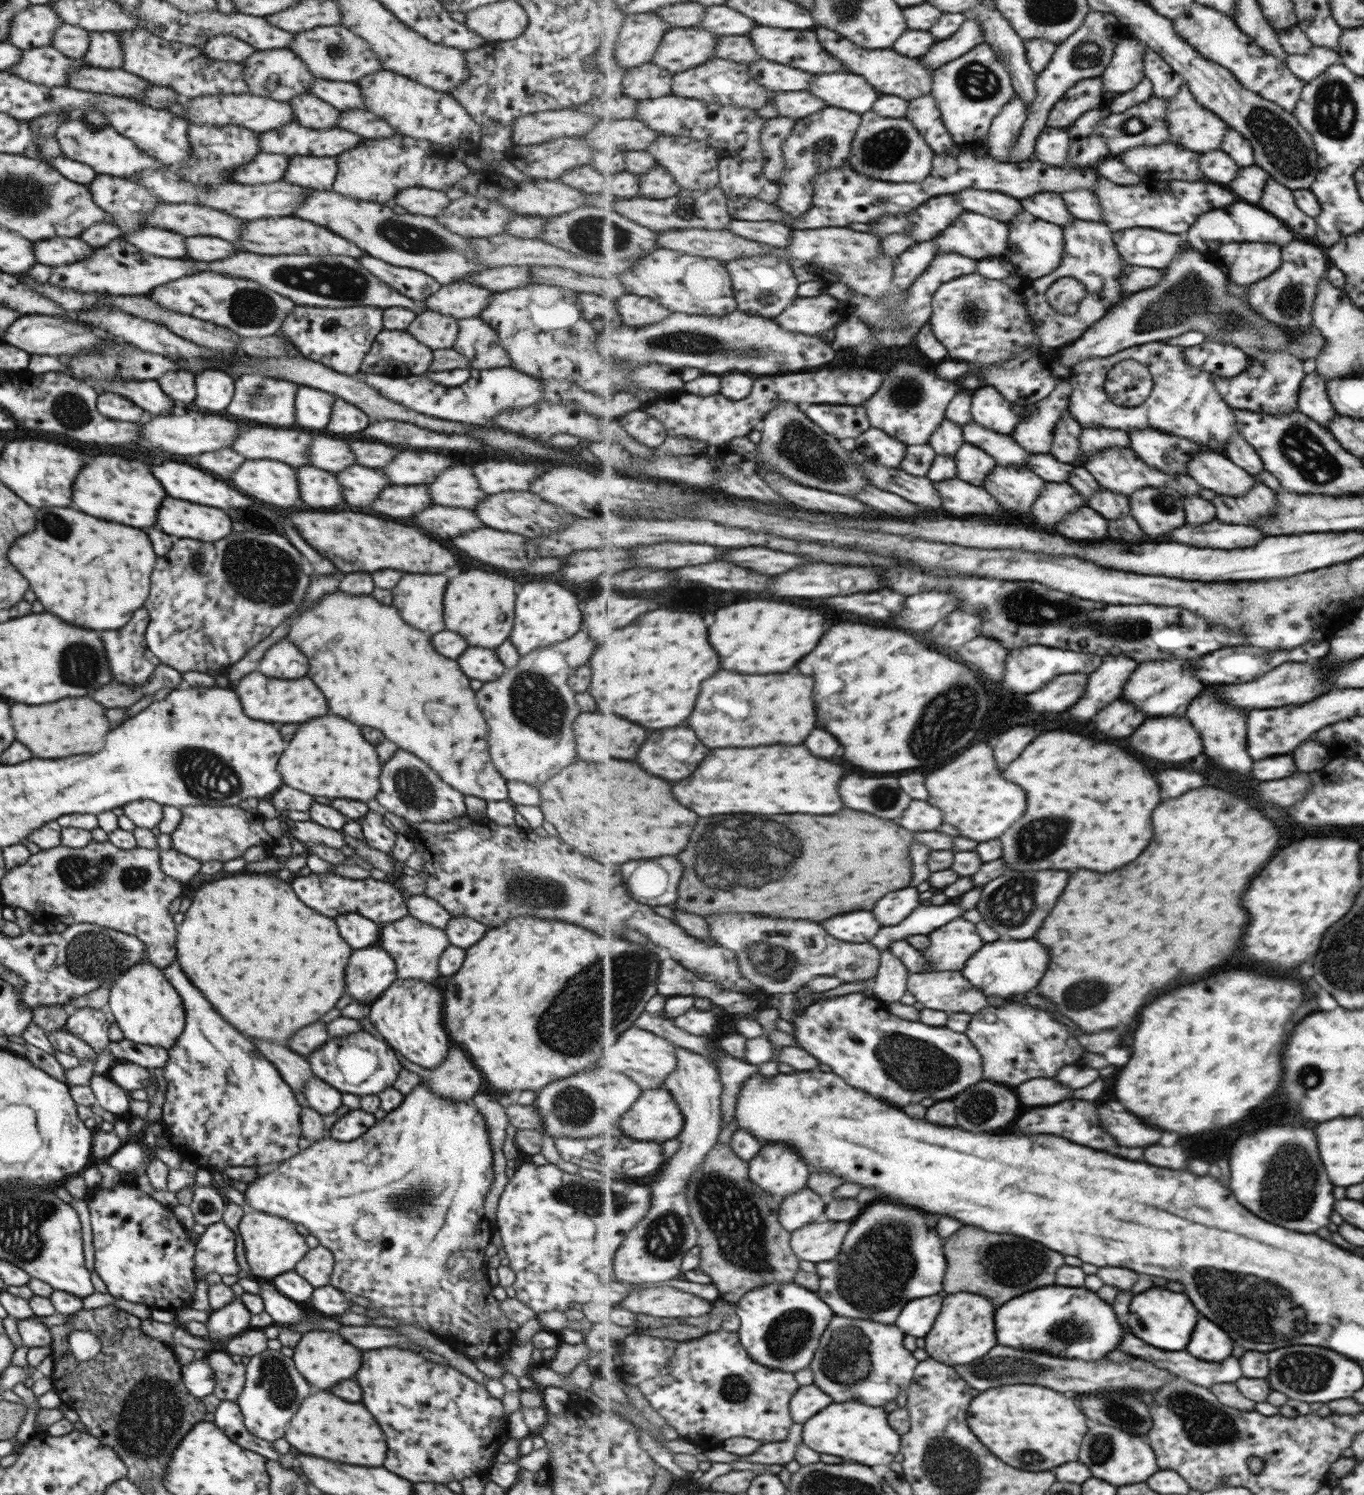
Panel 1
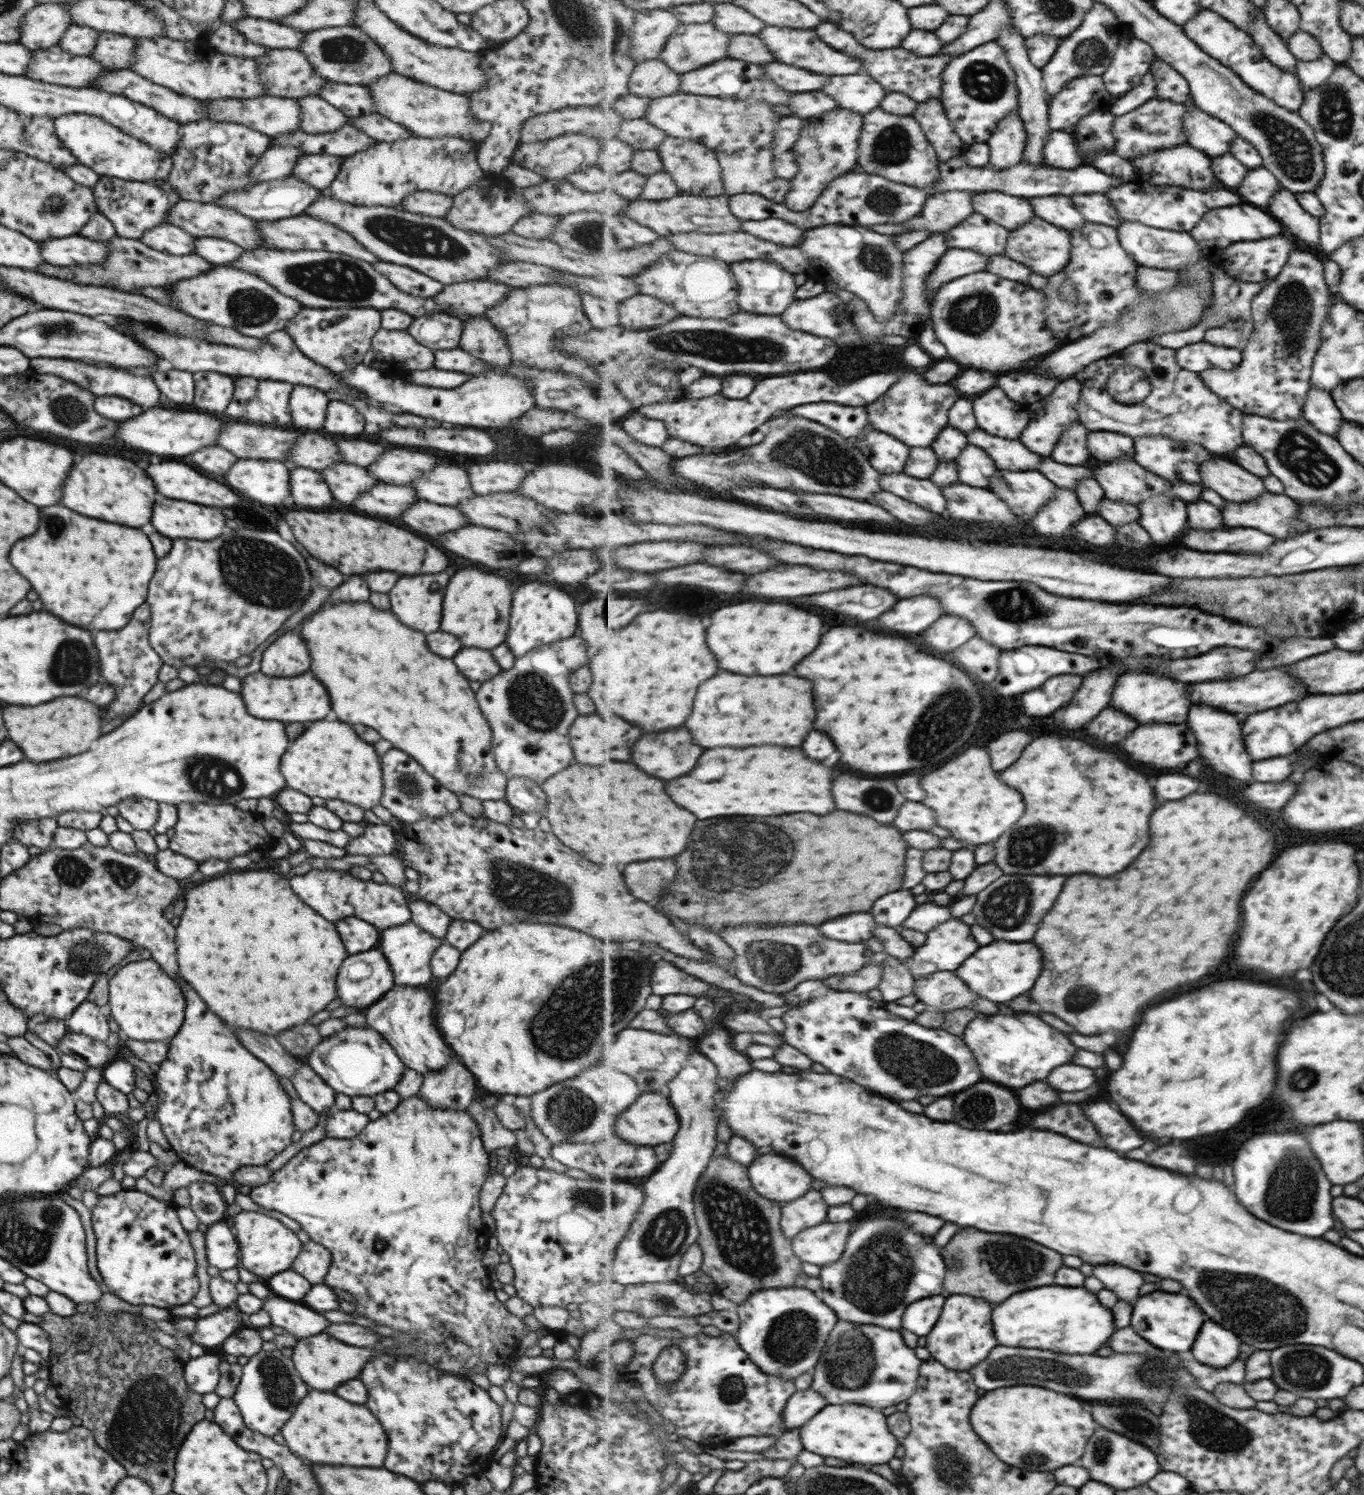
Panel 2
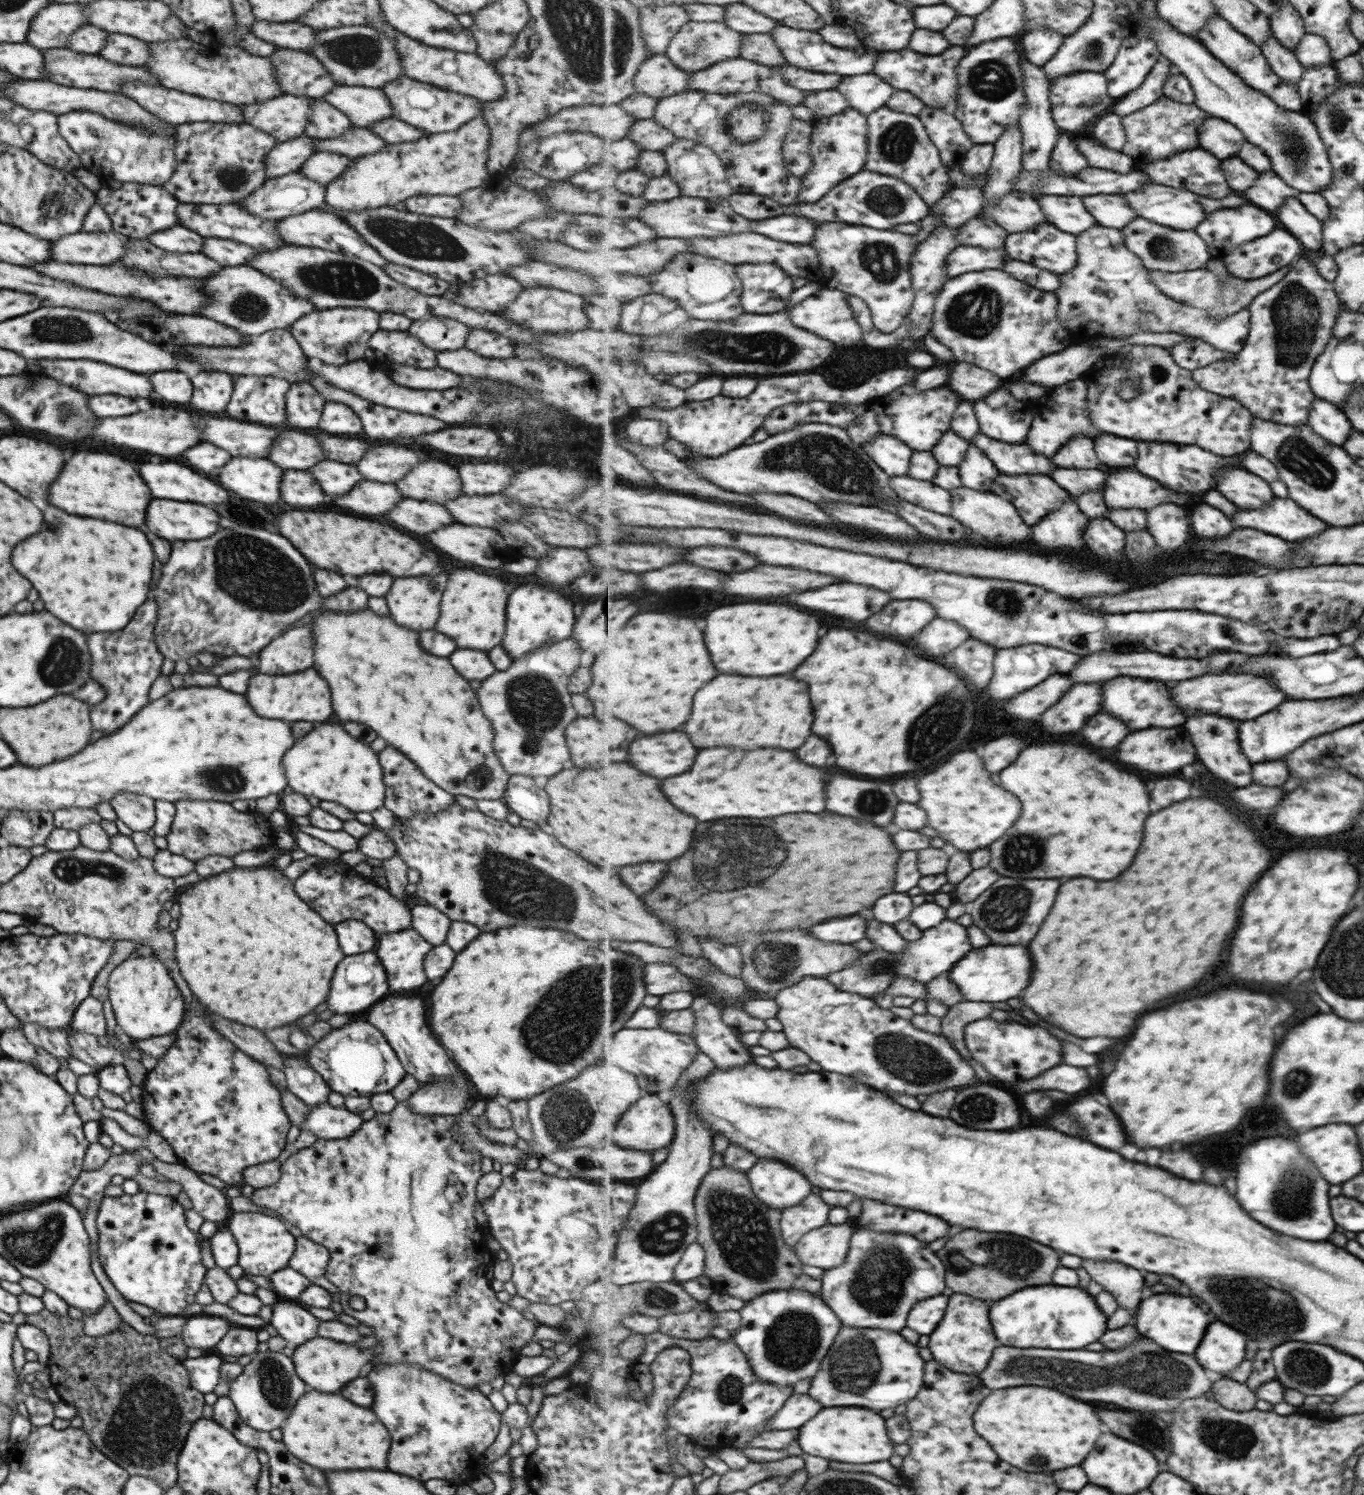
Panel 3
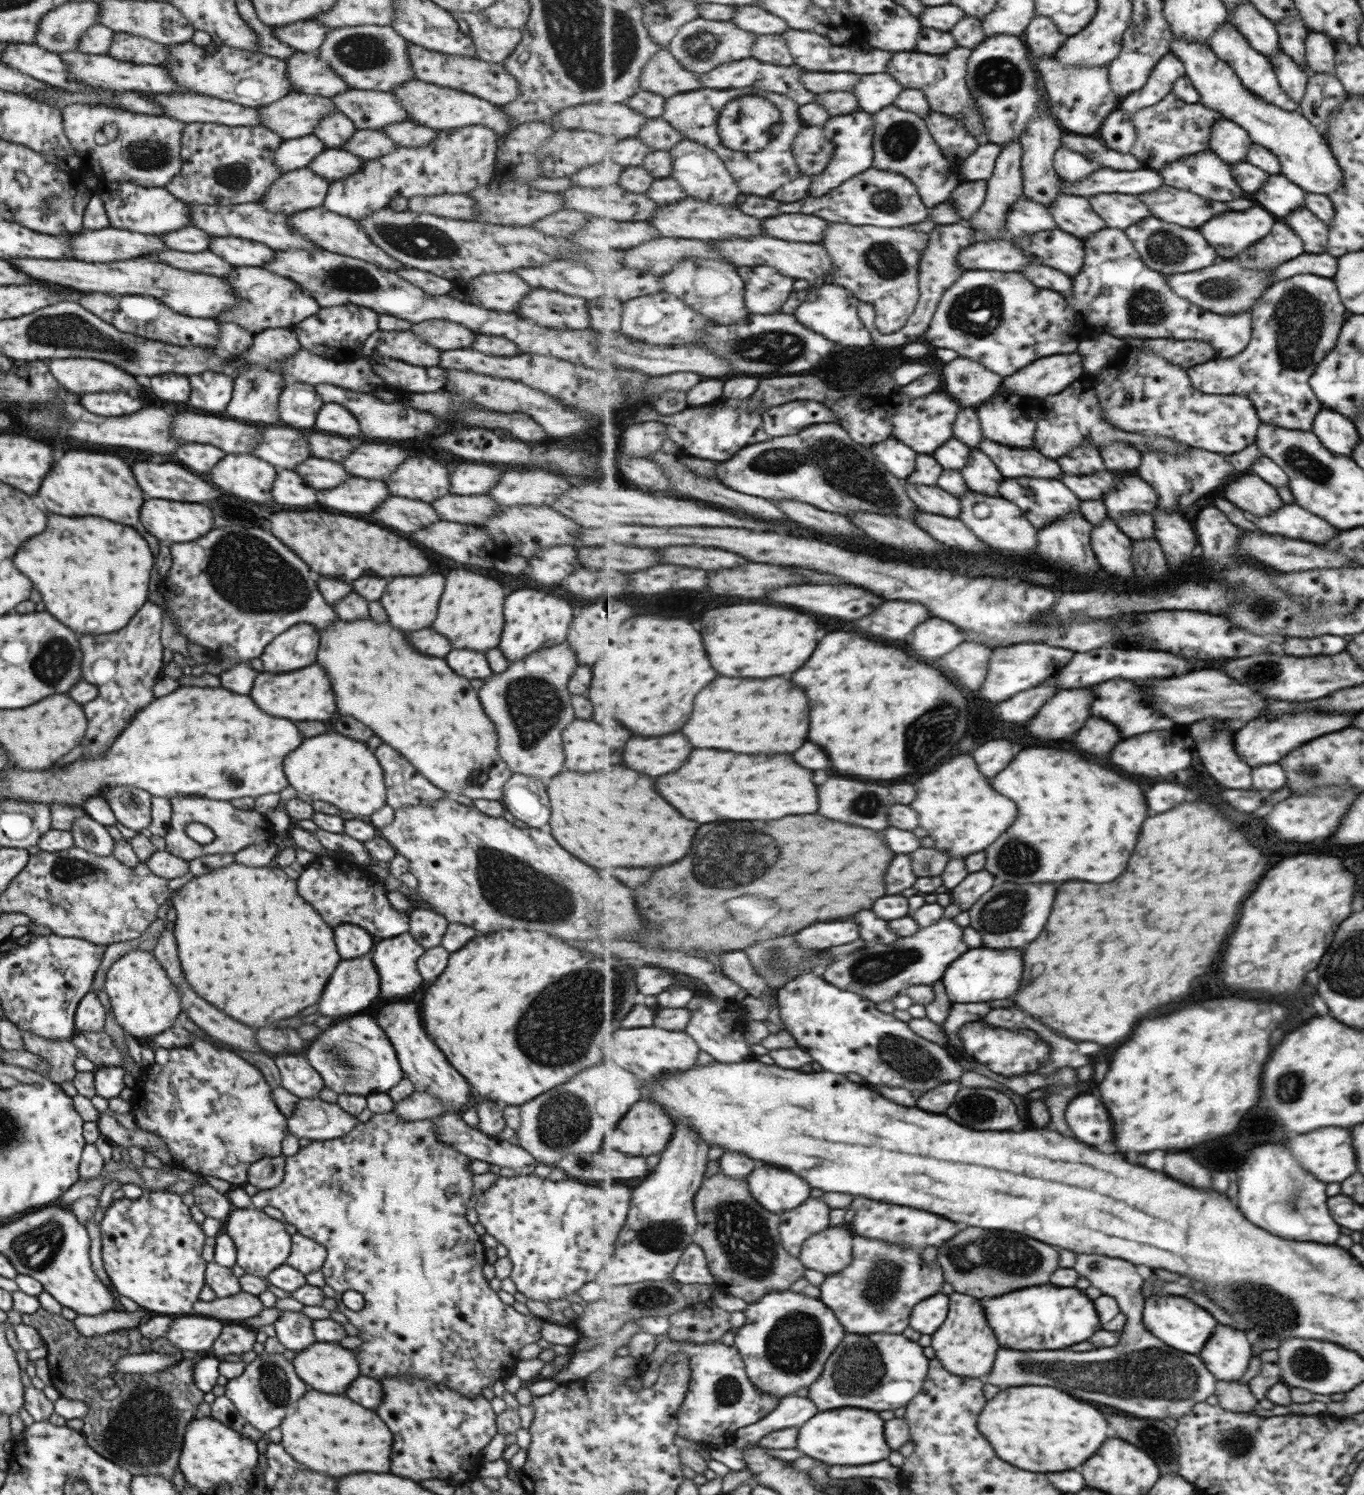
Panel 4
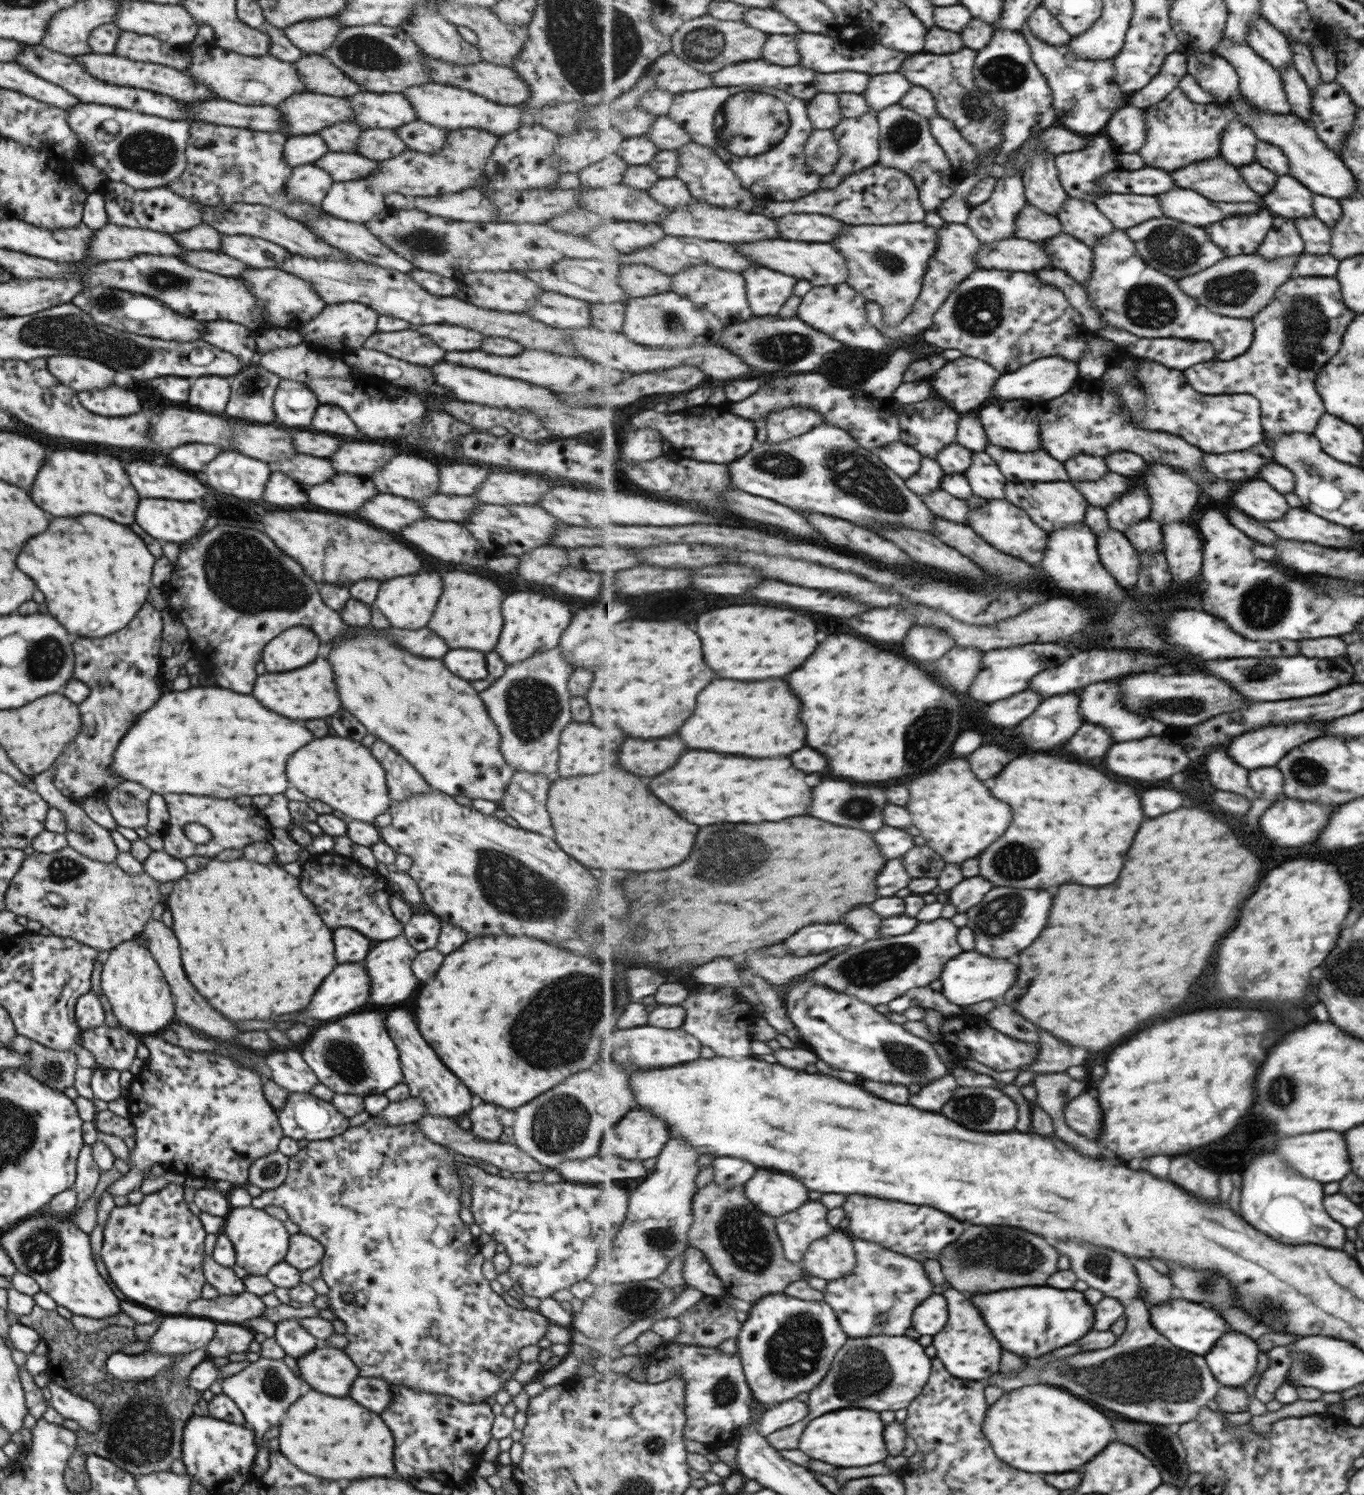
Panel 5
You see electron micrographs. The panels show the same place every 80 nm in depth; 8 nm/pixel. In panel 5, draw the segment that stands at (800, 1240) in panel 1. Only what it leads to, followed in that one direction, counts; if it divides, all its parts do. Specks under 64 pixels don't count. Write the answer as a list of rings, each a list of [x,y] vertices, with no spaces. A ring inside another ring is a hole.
[[[834,1230],[807,1249],[803,1267],[811,1275],[826,1281],[850,1275],[856,1269],[858,1261],[854,1239],[846,1230]]]

